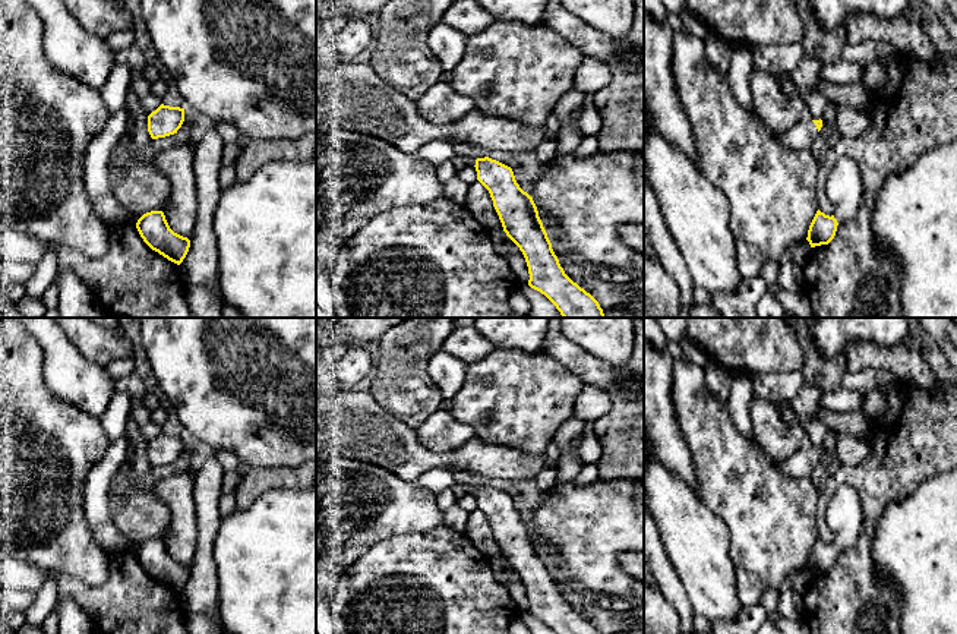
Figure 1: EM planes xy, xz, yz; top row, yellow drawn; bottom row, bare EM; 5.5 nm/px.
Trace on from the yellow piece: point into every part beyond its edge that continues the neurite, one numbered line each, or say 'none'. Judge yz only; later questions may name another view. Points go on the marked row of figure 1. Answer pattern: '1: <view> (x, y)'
1: yz (801, 136)

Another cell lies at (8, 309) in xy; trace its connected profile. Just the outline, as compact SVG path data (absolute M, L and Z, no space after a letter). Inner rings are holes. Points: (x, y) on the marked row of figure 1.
M0 297L0 318L26 318L23 316L16 303L6 297Z

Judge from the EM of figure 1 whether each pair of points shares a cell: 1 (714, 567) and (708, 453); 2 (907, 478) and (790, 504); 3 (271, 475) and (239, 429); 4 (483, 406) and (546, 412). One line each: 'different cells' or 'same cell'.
1: different cells
2: different cells
3: different cells
4: same cell

